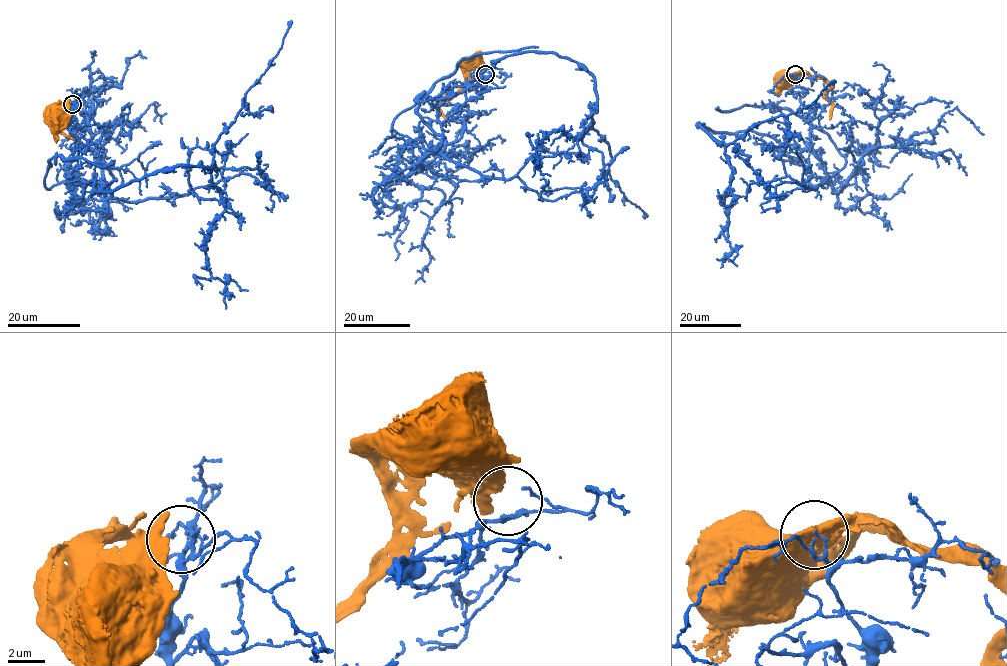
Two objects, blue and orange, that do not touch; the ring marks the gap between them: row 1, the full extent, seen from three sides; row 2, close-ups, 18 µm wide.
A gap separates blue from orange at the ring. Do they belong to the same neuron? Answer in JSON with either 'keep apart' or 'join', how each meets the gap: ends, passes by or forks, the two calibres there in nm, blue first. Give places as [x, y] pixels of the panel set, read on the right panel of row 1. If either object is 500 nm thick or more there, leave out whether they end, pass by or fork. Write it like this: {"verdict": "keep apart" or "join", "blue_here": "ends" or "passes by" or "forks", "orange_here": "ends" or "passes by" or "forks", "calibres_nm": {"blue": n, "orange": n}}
{"verdict": "keep apart", "calibres_nm": {"blue": 150, "orange": 650}}

